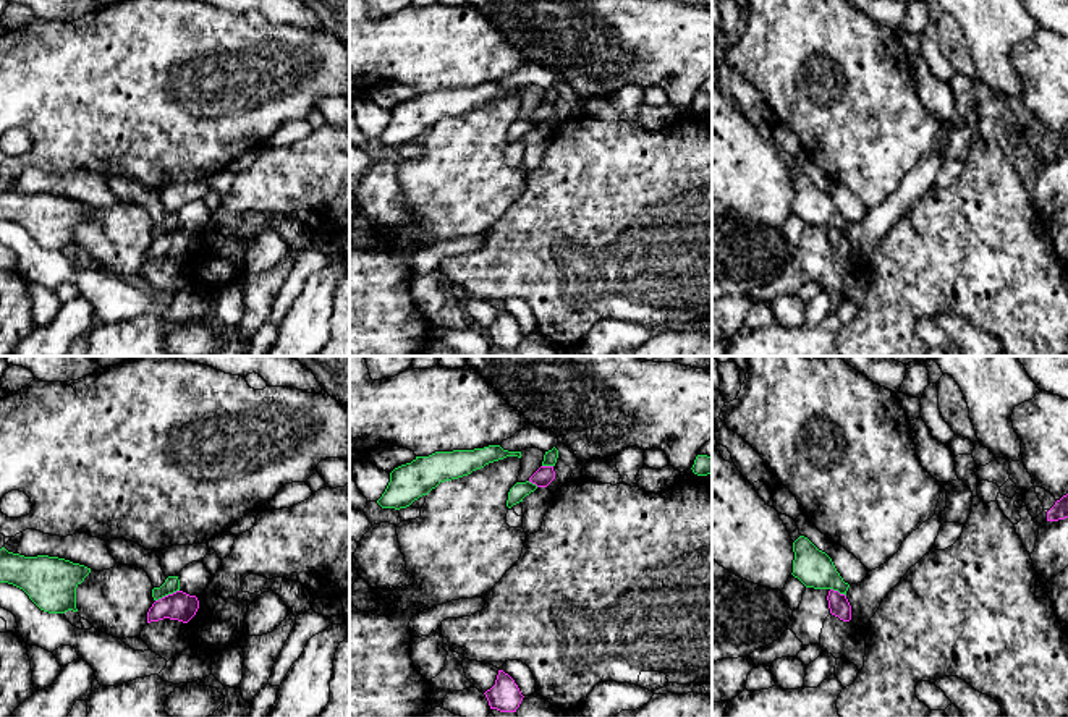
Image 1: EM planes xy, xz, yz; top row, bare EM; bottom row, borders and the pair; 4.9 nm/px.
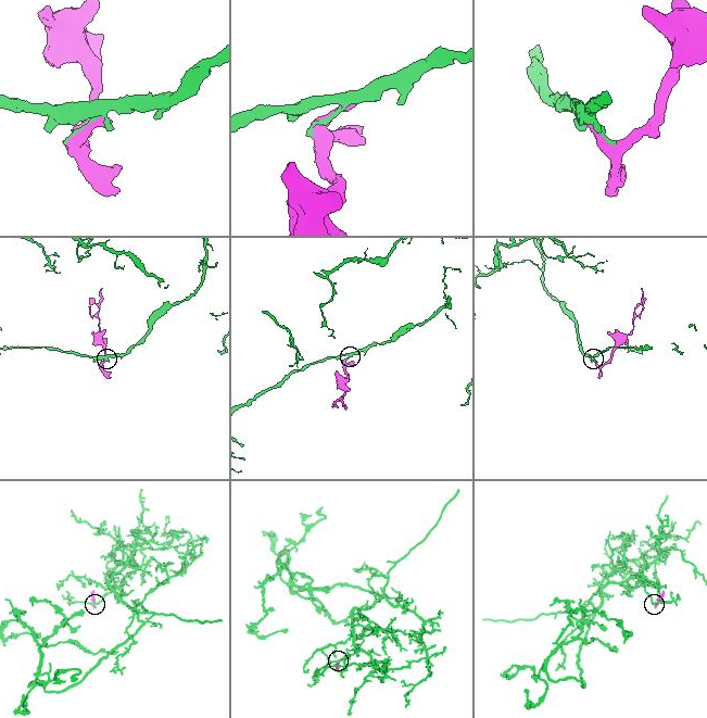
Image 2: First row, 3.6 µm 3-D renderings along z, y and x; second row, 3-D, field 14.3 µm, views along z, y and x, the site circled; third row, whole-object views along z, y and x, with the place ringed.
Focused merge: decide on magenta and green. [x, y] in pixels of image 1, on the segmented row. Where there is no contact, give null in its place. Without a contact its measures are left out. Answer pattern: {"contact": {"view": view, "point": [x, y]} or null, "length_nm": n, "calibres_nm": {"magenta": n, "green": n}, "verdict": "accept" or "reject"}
{"contact": {"view": "xy", "point": [169, 594]}, "length_nm": 130, "calibres_nm": {"magenta": 140, "green": 80}, "verdict": "reject"}

